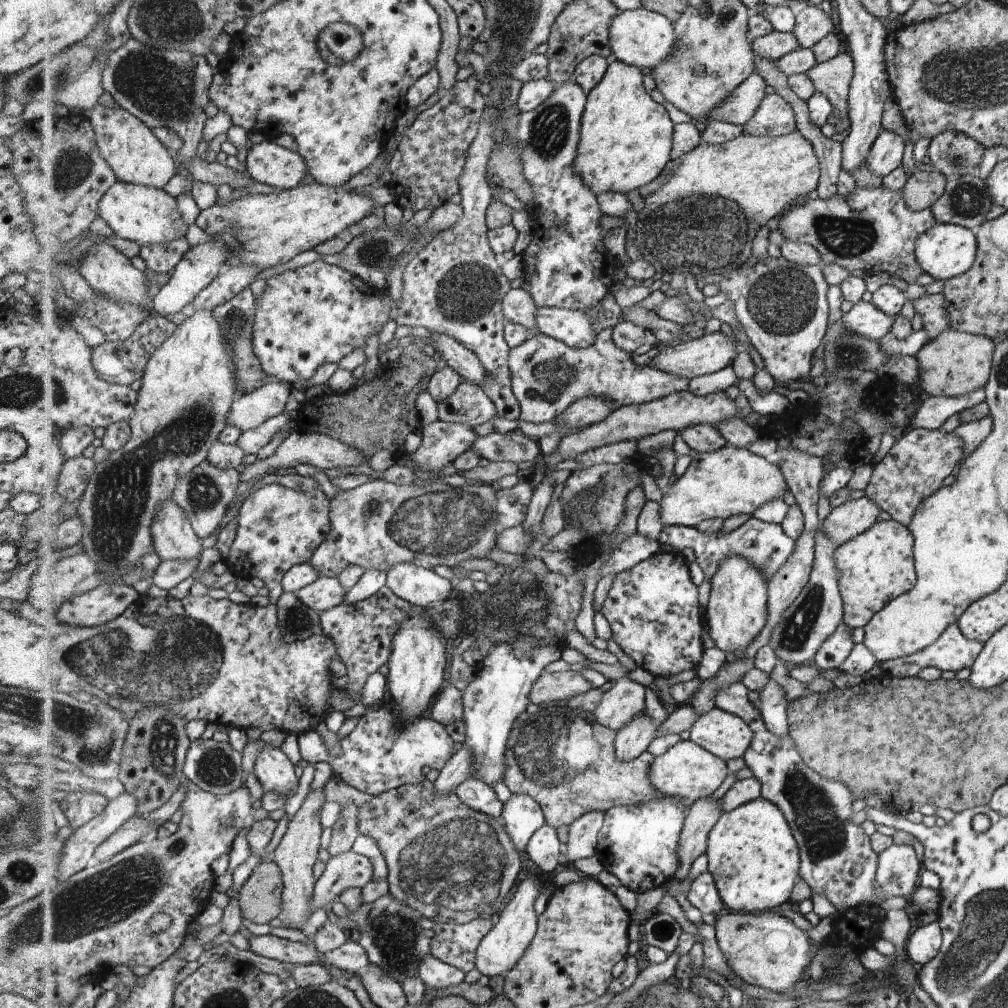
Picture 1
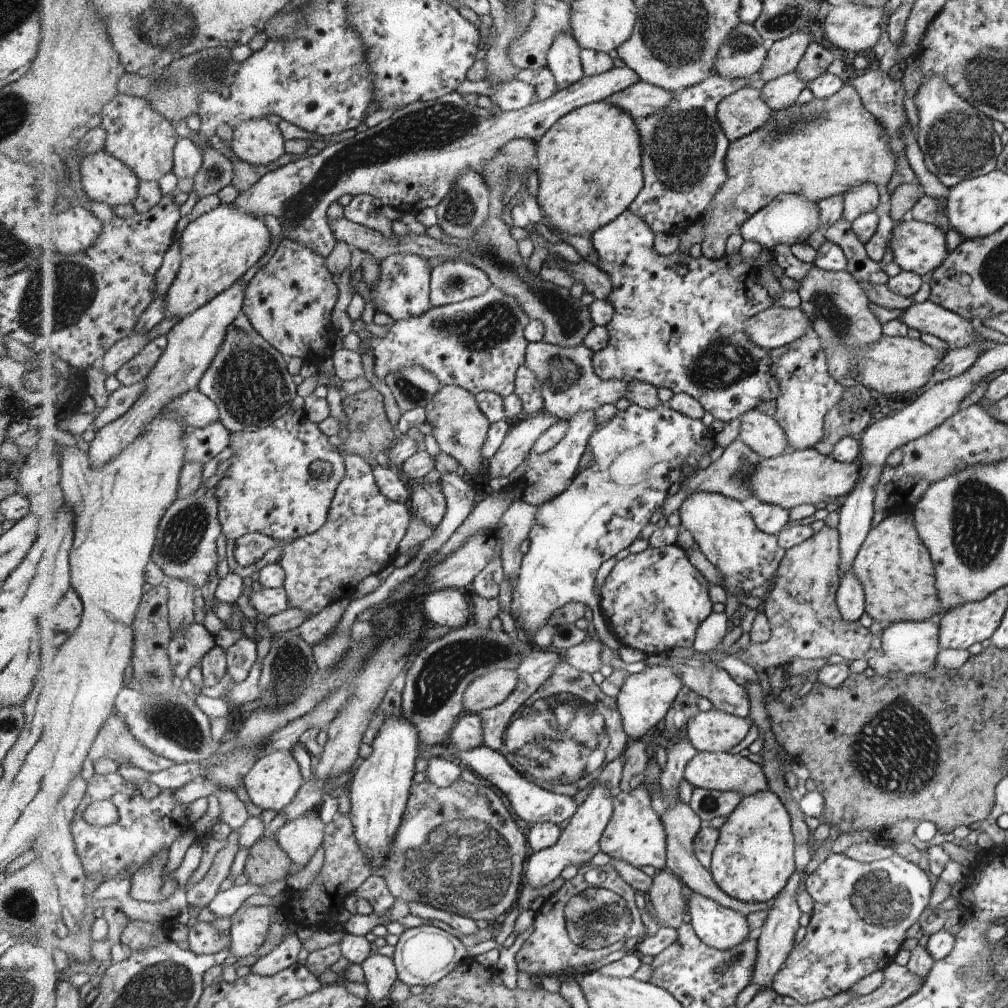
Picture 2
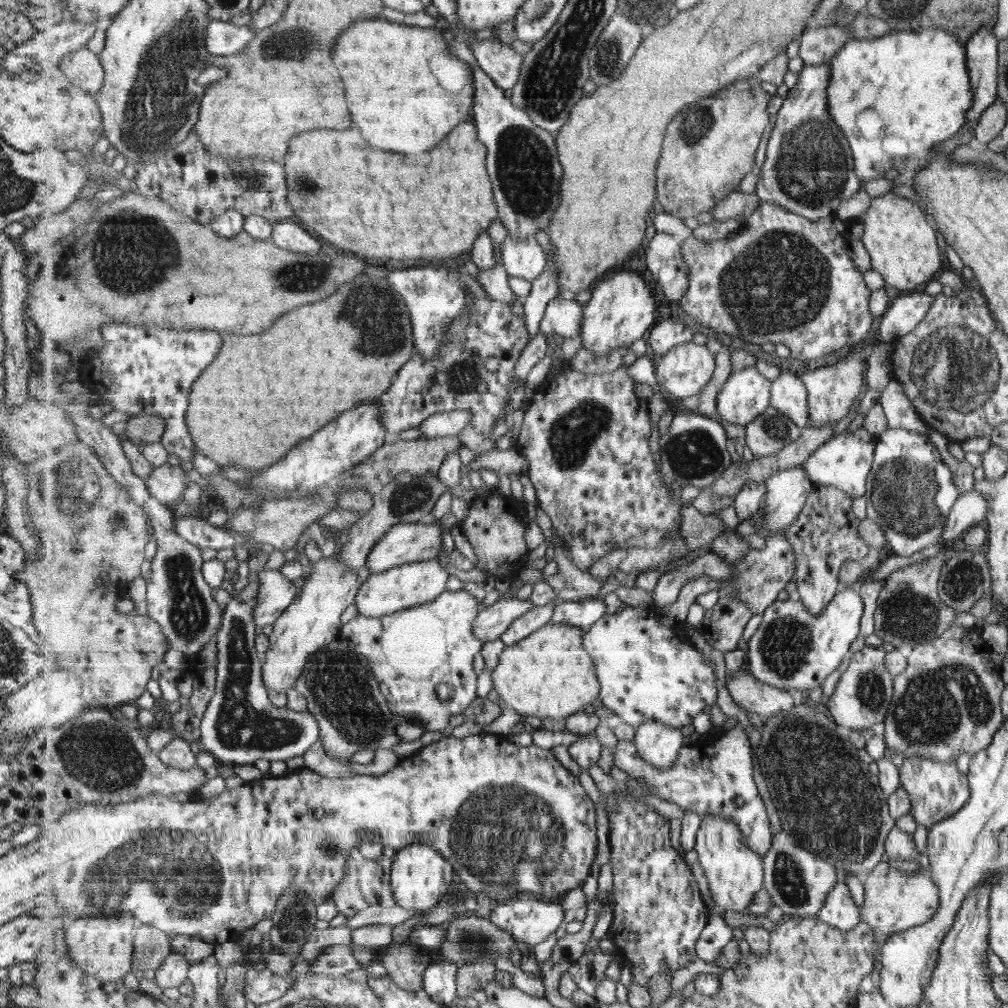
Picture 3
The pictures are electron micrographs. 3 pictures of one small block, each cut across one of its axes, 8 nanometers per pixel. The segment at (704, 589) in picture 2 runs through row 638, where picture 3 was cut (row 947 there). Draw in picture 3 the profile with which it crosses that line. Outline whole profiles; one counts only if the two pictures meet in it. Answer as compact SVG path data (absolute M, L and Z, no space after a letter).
M611 793L605 794L607 799L605 810L609 820L609 840L612 853L610 862L614 874L614 921L610 928L609 937L615 944L617 952L627 956L635 966L635 982L647 987L651 978L659 972L675 974L689 962L699 958L696 942L703 929L707 926L710 913L701 901L701 890L693 876L691 866L679 856L671 844L671 824L669 820L659 816L651 806L645 806L643 801L619 800Z

